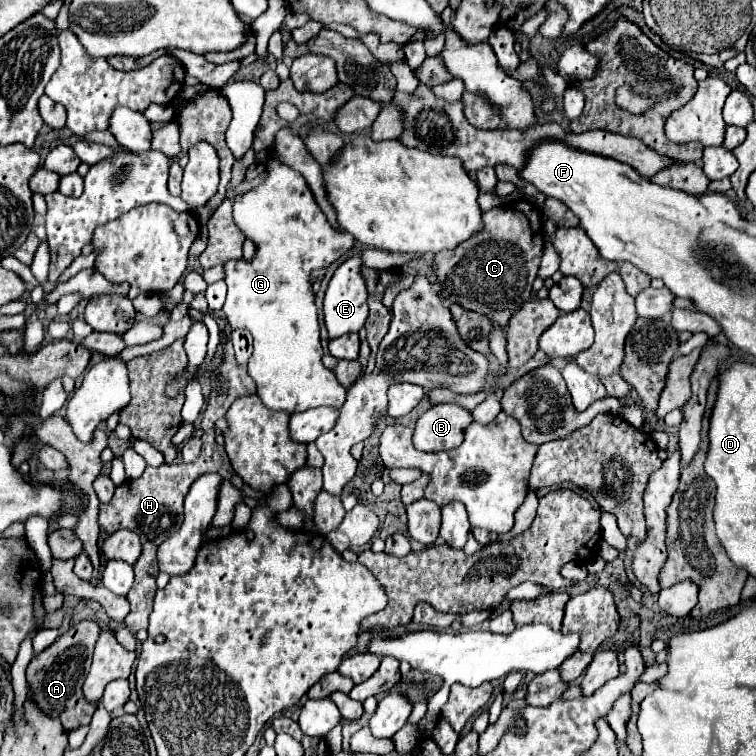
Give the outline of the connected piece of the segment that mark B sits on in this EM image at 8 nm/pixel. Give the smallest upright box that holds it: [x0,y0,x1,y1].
[414,403,472,451]

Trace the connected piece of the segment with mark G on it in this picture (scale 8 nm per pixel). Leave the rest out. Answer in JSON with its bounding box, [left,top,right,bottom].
[222,153,354,413]

